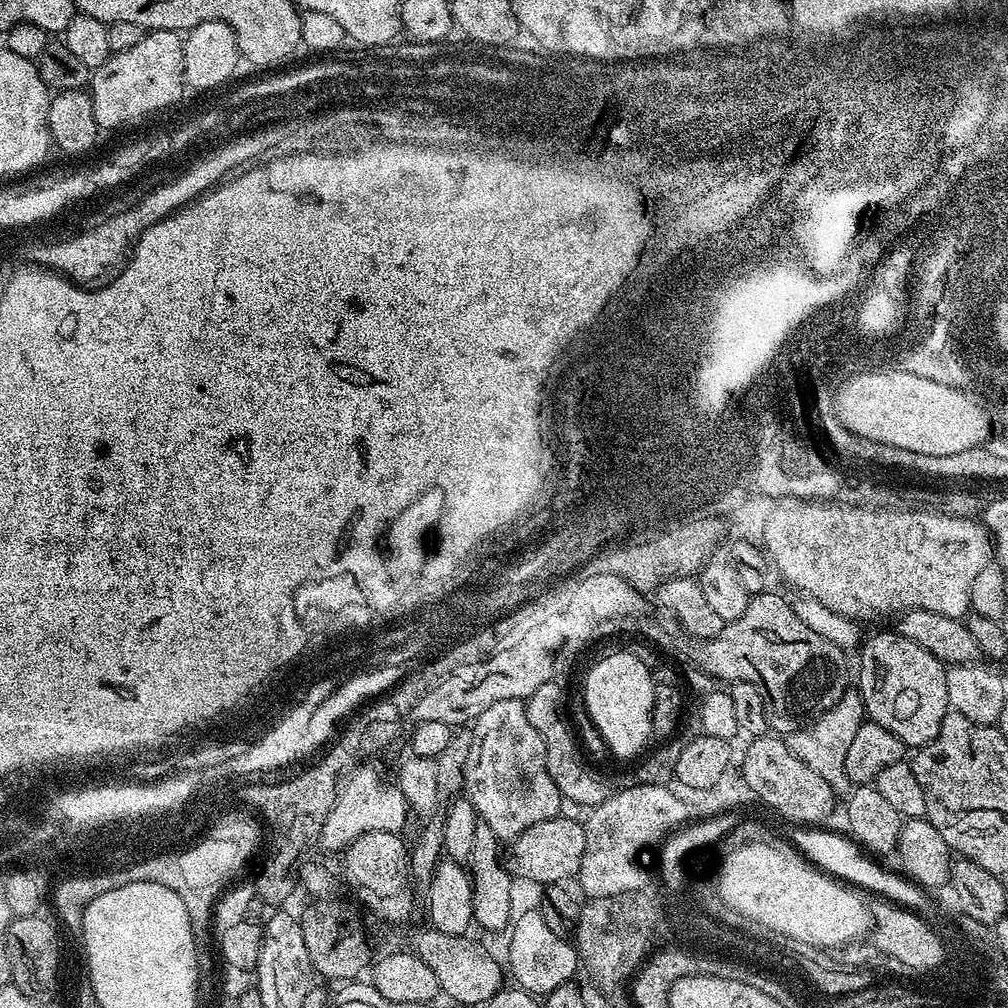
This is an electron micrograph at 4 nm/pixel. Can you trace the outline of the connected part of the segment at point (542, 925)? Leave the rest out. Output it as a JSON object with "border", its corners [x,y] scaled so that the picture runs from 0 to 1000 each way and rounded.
{"border":[[[520,905],[516,910],[509,912],[506,917],[508,930],[504,933],[504,956],[502,952],[502,960],[510,971],[511,979],[520,981],[521,984],[528,985],[533,990],[539,990],[548,984],[554,978],[564,975],[568,971],[567,968],[573,964],[573,947],[572,938],[566,932],[559,933],[550,922],[544,918],[544,913],[536,905]]]}

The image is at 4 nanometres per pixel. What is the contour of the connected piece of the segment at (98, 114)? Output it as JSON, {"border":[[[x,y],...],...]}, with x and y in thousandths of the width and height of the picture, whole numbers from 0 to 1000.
{"border":[[[148,31],[129,50],[110,53],[103,64],[89,75],[89,94],[96,128],[122,128],[130,119],[142,120],[157,112],[160,104],[174,99],[181,79],[180,57],[183,42],[179,32]]]}

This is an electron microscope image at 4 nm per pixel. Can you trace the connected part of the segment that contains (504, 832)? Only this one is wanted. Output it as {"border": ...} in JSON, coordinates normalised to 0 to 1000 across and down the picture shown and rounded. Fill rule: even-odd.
{"border":[[[502,692],[501,695],[490,696],[490,700],[474,708],[466,725],[468,735],[466,752],[462,752],[460,761],[459,785],[462,793],[472,801],[473,811],[482,814],[496,835],[507,835],[526,823],[526,819],[557,809],[558,791],[554,780],[550,780],[550,772],[546,772],[546,764],[542,764],[542,736],[538,736],[538,728],[534,728],[526,717],[521,695]]]}

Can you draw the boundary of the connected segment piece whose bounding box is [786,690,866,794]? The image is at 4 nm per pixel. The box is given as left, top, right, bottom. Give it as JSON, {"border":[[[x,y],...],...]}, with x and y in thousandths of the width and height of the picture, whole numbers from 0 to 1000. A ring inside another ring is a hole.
{"border":[[[838,686],[836,692],[827,700],[816,703],[810,713],[799,717],[788,726],[781,727],[782,743],[792,752],[796,752],[796,756],[800,756],[800,760],[804,760],[804,764],[808,764],[808,768],[817,772],[826,786],[840,787],[843,775],[839,768],[839,744],[843,744],[843,736],[847,733],[847,728],[851,728],[853,721],[859,717],[857,697],[852,686]]]}

